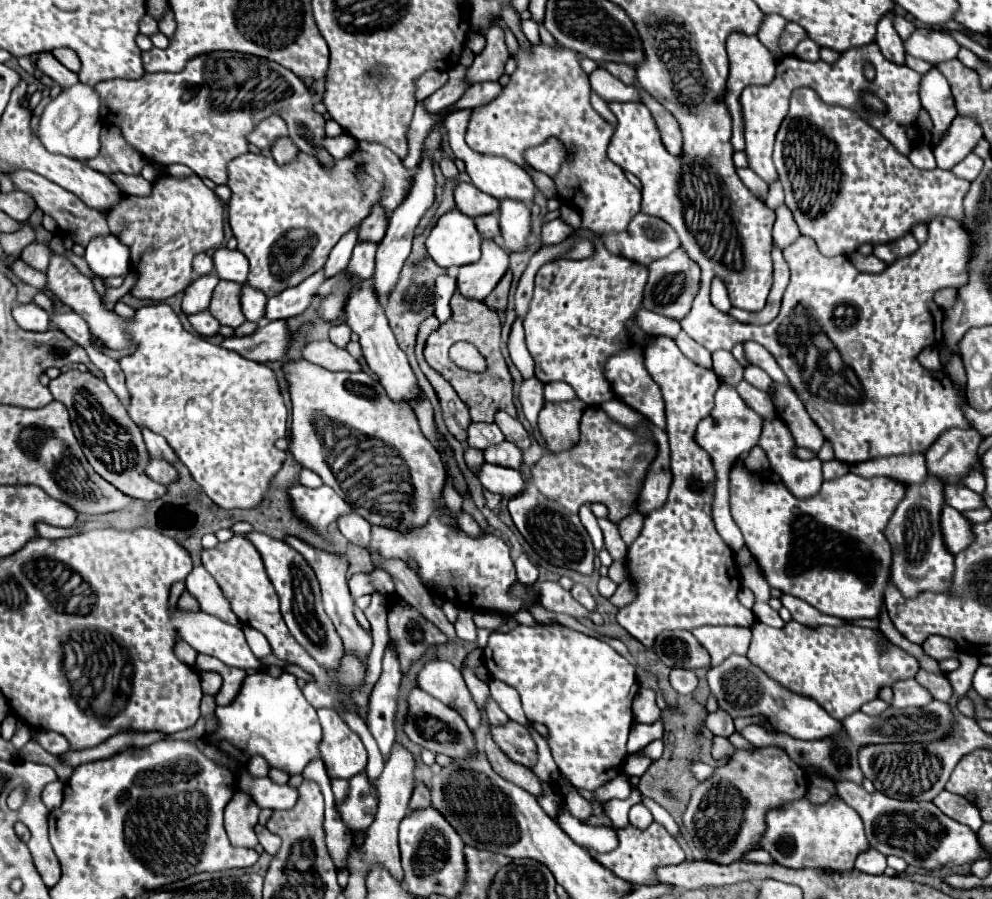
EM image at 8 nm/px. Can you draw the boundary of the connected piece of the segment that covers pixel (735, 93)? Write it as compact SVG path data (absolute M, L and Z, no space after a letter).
M731 33L727 39L727 55L729 55L729 77L725 83L725 105L727 111L733 119L733 137L731 145L734 151L743 151L745 141L743 141L743 117L741 117L741 105L739 105L739 95L747 85L765 85L773 79L775 75L775 59L773 55L763 47L763 43L755 35L741 35L741 33Z

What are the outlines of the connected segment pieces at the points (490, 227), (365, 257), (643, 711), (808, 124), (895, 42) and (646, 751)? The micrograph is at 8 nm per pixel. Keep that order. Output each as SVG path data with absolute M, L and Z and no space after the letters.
M491 213L489 217L479 217L475 219L477 227L479 227L479 233L483 235L483 239L495 239L501 235L501 229L499 229L499 223L497 223L497 215Z
M357 243L353 249L353 257L349 261L349 271L359 275L361 279L373 277L375 271L375 253L377 245L375 243Z
M643 687L637 697L633 699L633 715L639 723L655 723L661 715L661 709L655 703L655 691Z
M805 87L795 89L791 107L783 119L775 139L775 167L785 191L785 205L791 209L801 235L817 241L819 251L827 257L851 255L863 243L891 243L913 231L919 223L929 223L935 217L965 219L963 199L969 191L969 181L955 177L951 171L917 169L901 155L877 129L867 125L849 109L827 105L819 95Z
M889 11L885 13L879 23L877 23L877 45L881 49L881 53L891 59L893 63L905 63L905 49L903 49L903 41L901 37L897 35L895 27L893 27L893 19L895 19L895 13Z
M653 741L653 743L649 743L647 747L643 747L639 753L641 753L643 757L649 757L649 759L659 759L661 753L663 753L663 743L661 743L661 741Z

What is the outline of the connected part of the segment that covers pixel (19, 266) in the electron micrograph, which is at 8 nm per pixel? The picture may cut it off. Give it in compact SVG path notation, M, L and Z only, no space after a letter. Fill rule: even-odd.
M21 259L11 261L11 263L9 263L9 269L11 269L21 281L25 281L27 285L33 285L33 287L39 289L39 291L45 289L45 273L41 273L41 271L33 269L33 267L29 267L29 265L23 263Z

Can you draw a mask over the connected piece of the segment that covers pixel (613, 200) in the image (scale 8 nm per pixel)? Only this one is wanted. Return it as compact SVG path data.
M541 43L531 45L529 51L519 51L515 59L517 71L511 75L503 93L491 103L473 109L465 143L481 155L505 157L517 165L527 165L525 151L529 147L541 145L551 135L561 139L567 149L575 147L575 159L563 163L555 177L561 201L581 213L583 229L601 235L623 231L639 213L641 193L627 181L623 169L607 159L605 151L613 127L595 113L589 103L591 87L587 75L579 67L577 53Z

